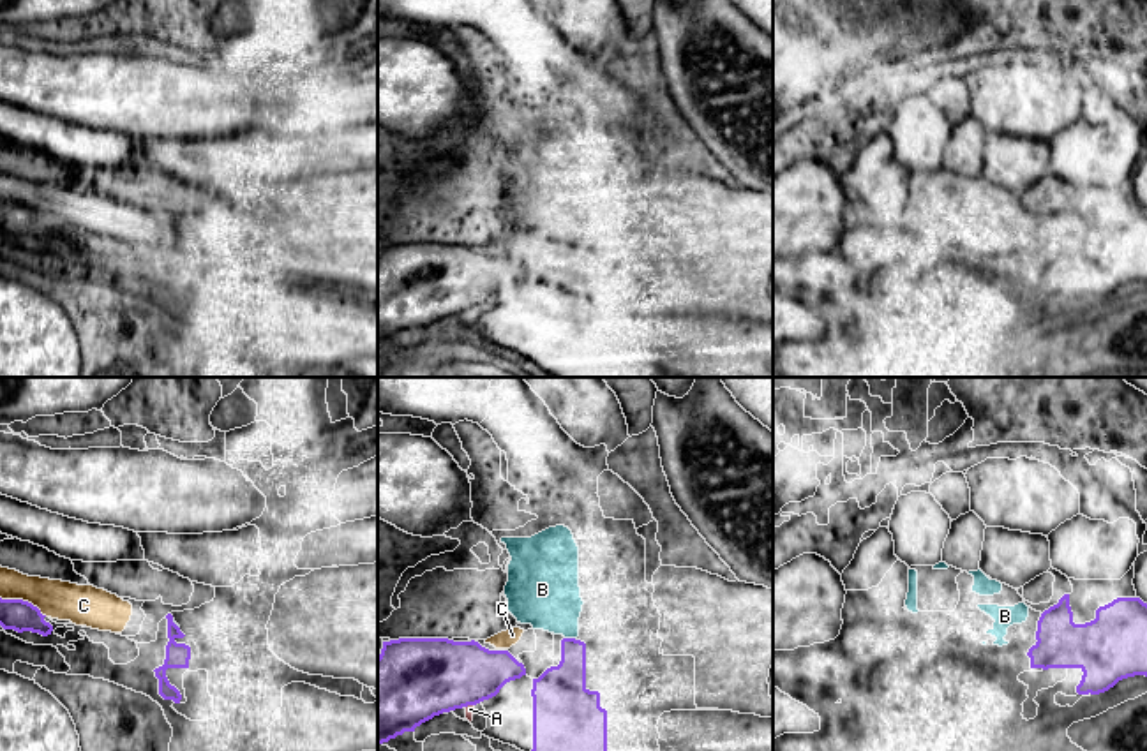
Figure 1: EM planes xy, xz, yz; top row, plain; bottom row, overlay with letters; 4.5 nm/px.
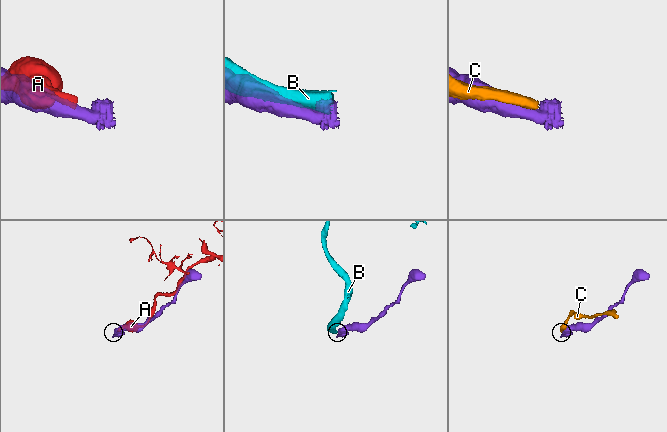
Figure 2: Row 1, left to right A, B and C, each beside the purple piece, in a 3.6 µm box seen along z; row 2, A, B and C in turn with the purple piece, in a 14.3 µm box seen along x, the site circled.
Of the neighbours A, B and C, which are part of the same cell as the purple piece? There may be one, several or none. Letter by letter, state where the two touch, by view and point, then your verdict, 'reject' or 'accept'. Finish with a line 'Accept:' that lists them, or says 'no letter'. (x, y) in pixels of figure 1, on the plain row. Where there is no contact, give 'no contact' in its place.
A: meets purple in xz at (468, 309); reject
B: meets purple in xz at (570, 244); reject
C: meets purple in xy at (22, 205); reject
Accept: no letter

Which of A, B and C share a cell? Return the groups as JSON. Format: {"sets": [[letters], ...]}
{"sets": [["A"], ["B"], ["C"]]}

